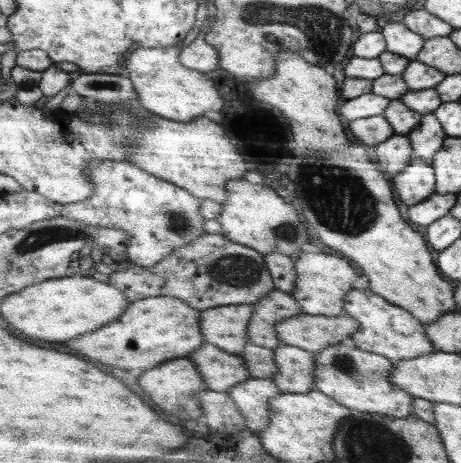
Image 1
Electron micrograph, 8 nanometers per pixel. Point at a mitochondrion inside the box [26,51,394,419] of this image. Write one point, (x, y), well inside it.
(341, 202)

